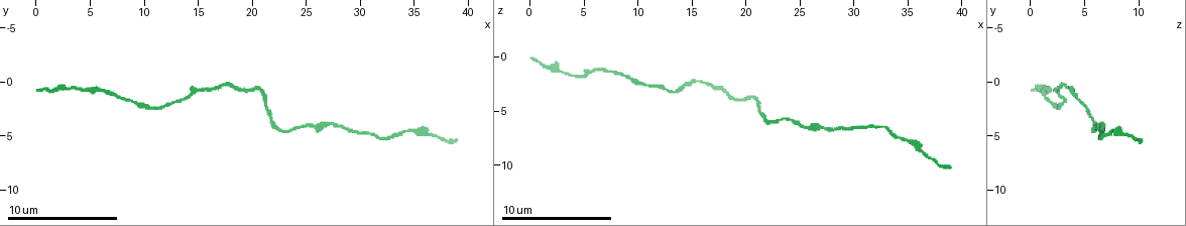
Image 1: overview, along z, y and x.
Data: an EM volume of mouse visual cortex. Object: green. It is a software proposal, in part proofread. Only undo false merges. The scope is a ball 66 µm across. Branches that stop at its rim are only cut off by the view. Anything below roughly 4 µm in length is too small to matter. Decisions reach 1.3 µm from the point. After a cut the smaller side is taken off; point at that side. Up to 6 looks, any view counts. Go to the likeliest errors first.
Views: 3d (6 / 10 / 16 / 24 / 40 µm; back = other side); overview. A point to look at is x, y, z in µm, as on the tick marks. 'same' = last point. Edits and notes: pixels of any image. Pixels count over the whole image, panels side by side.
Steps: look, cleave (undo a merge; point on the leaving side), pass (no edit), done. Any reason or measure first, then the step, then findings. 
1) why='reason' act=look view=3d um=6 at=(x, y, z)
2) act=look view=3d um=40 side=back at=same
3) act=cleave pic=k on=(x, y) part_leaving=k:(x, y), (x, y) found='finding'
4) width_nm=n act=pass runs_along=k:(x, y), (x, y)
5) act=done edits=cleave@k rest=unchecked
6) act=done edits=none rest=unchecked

why='sudden change in width' act=look view=3d um=10 at=(22.6, 4.4, 6.0)

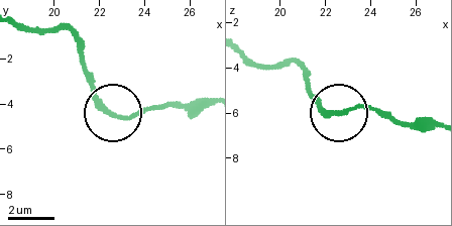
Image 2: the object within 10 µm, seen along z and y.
act=pass runs_along=2:(73, 35), (86, 80), (105, 109), (140, 114), (161, 109) found='continuous, no second cell'

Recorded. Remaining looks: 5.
why='a narrow waist' act=look view=3d um=16 at=(4.0, 0.8, 2.0)

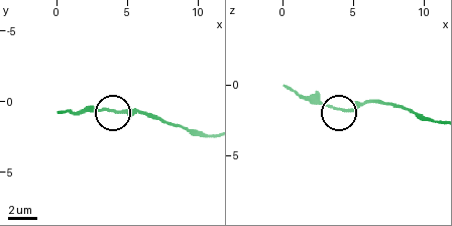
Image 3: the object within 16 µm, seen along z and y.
act=pass runs_along=3:(434, 120), (383, 102), (343, 110), (298, 95) found='one cell here'

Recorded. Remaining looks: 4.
why='calibre changes' act=look view=3d um=16 at=(13.6, 1.6, 3.0)

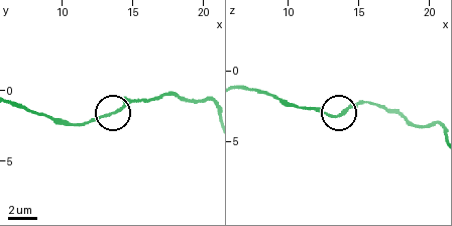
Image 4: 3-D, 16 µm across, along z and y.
act=look view=3d um=16 side=back at=(13.8, 1.6, 3.2)

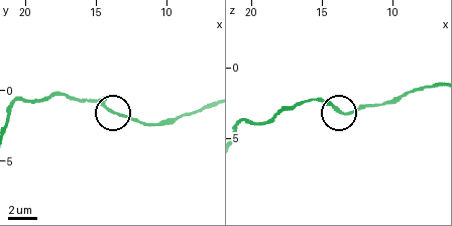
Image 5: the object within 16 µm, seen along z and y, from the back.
act=pass found='one cell here'

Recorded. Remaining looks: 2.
act=done edits=none rest=unchecked

